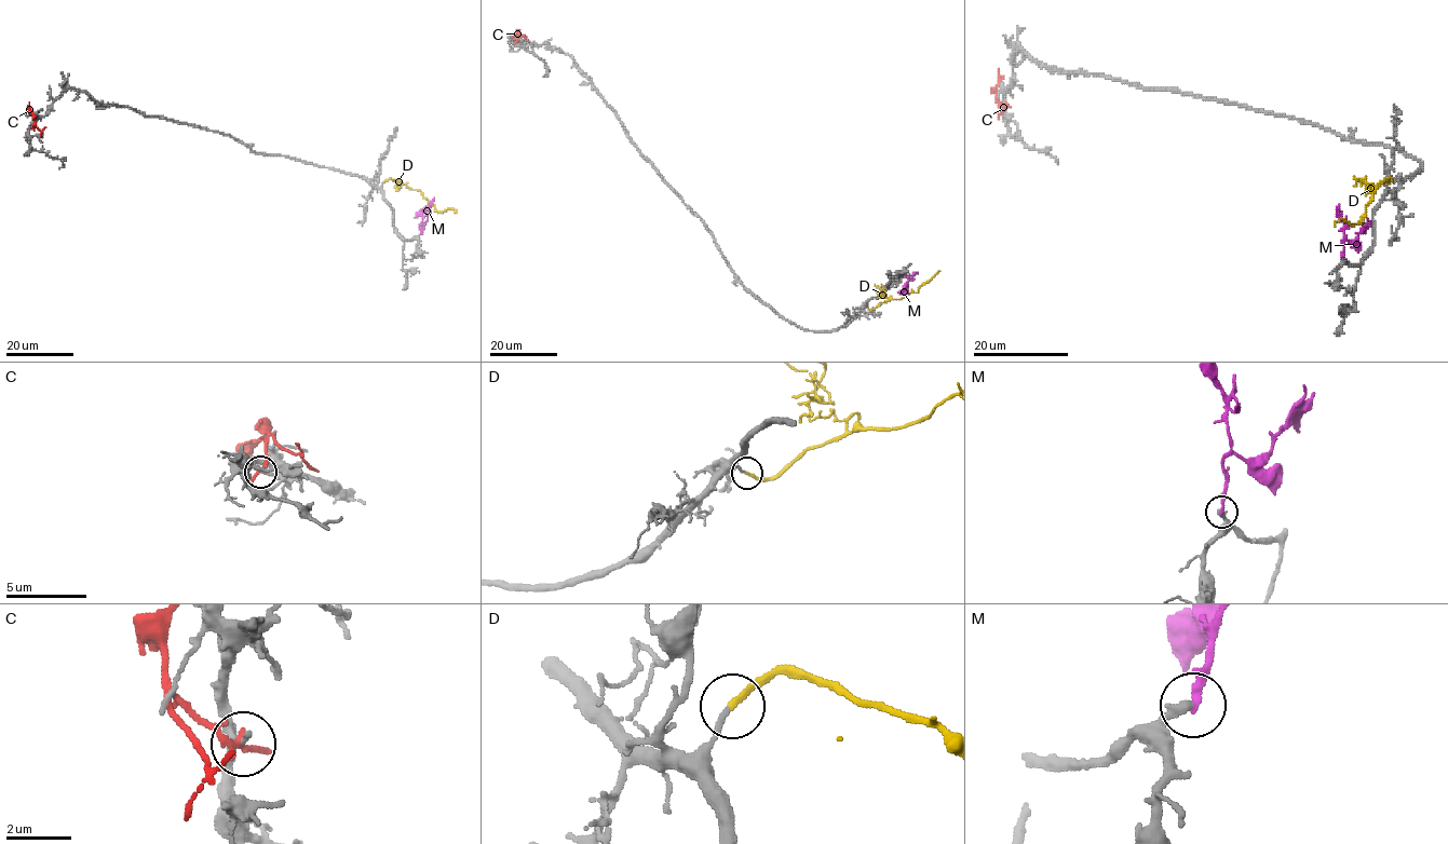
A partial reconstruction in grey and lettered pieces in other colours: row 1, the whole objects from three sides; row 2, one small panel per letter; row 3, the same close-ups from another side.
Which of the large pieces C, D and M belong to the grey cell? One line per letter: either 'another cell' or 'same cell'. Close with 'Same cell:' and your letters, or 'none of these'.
C: another cell
D: same cell
M: another cell
Same cell: D

